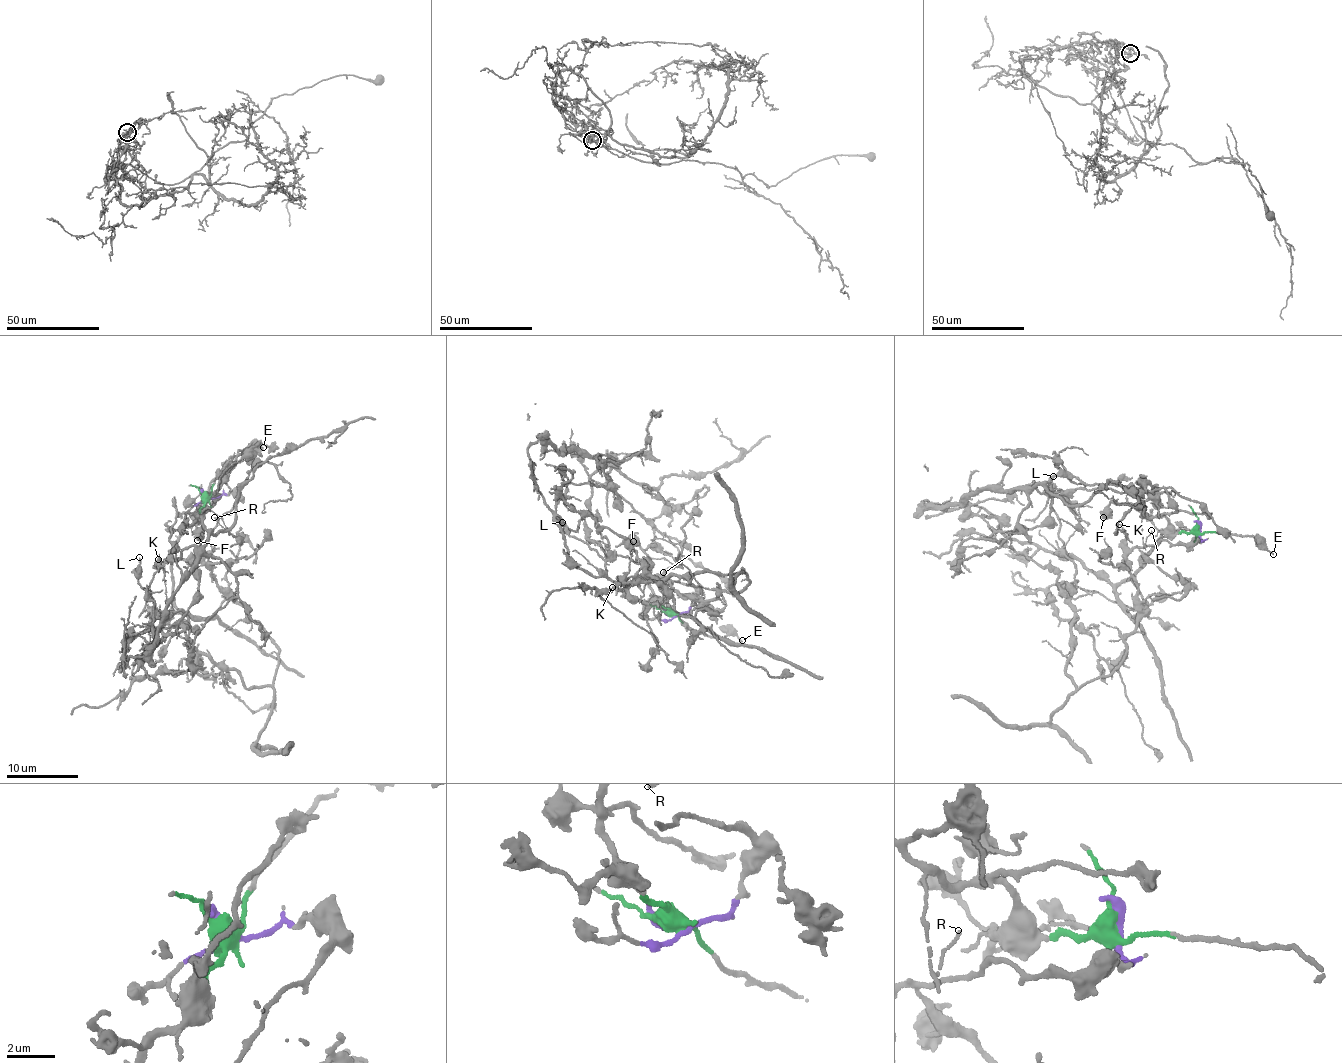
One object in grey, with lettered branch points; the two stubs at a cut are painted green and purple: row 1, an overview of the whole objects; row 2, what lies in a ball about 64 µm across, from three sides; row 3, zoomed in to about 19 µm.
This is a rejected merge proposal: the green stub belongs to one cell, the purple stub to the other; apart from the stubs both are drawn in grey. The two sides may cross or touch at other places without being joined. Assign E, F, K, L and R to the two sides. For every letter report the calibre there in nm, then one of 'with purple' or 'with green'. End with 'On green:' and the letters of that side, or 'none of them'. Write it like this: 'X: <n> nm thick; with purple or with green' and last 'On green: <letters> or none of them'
E: 150 nm thick; with green
F: 650 nm thick; with green
K: 90 nm thick; with purple
L: 150 nm thick; with green
R: 110 nm thick; with green
On green: E, F, L, R

